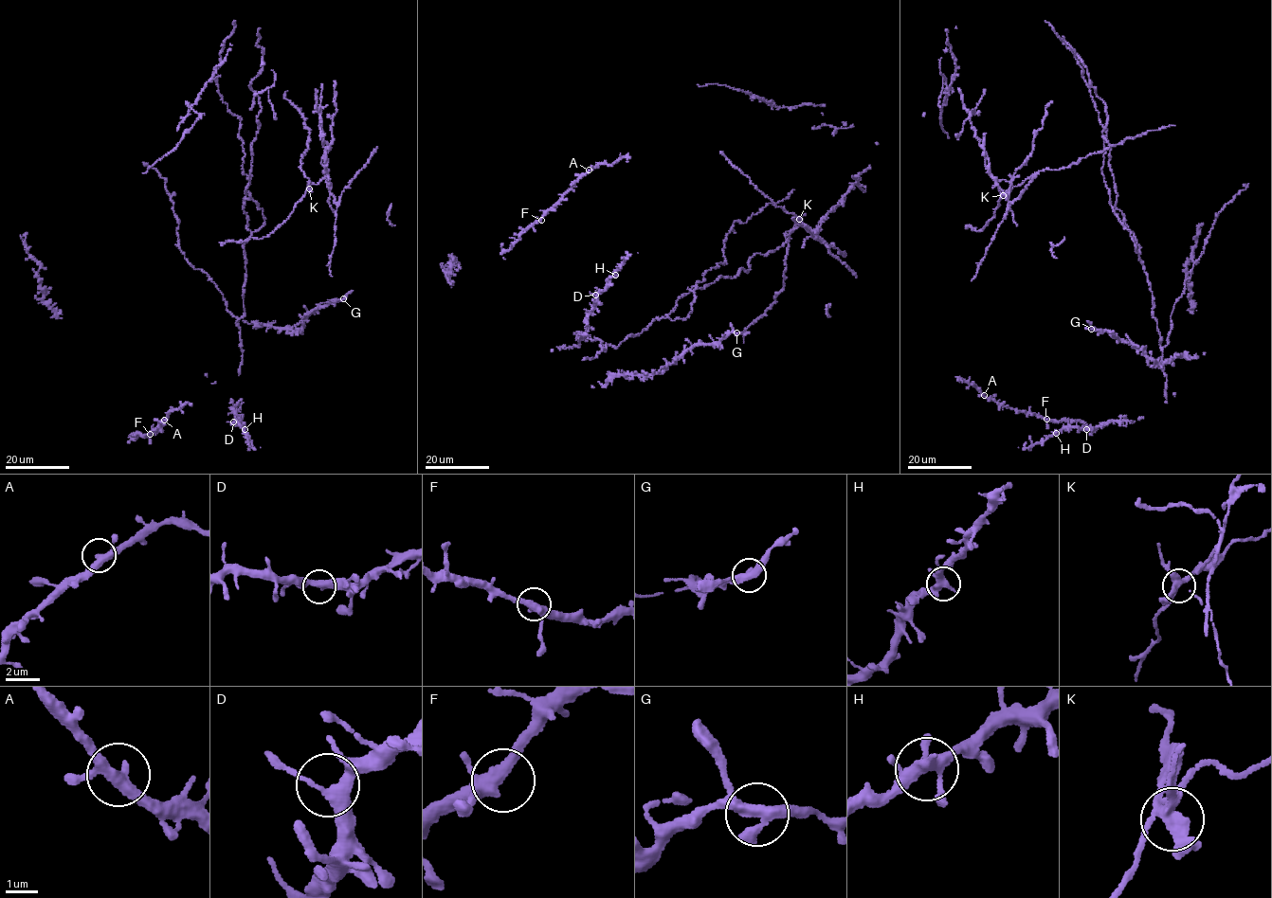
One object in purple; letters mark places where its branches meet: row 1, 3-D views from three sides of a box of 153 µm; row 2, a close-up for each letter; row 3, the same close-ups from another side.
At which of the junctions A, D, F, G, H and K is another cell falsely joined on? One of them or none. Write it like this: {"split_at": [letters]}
{"split_at": ["K"]}

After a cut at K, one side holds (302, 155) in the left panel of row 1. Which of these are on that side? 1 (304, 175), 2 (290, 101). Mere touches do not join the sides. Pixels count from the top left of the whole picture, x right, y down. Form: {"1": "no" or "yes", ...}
{"1": "yes", "2": "yes"}

